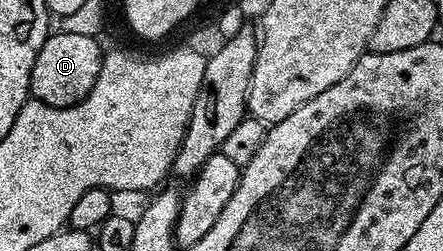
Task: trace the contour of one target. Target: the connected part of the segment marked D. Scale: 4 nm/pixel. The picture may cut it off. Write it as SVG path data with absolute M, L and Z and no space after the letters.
M59 29L50 33L43 49L39 49L39 57L35 57L35 65L31 65L30 96L52 107L70 107L83 101L101 72L103 50L97 42L94 36L83 33L63 33Z

